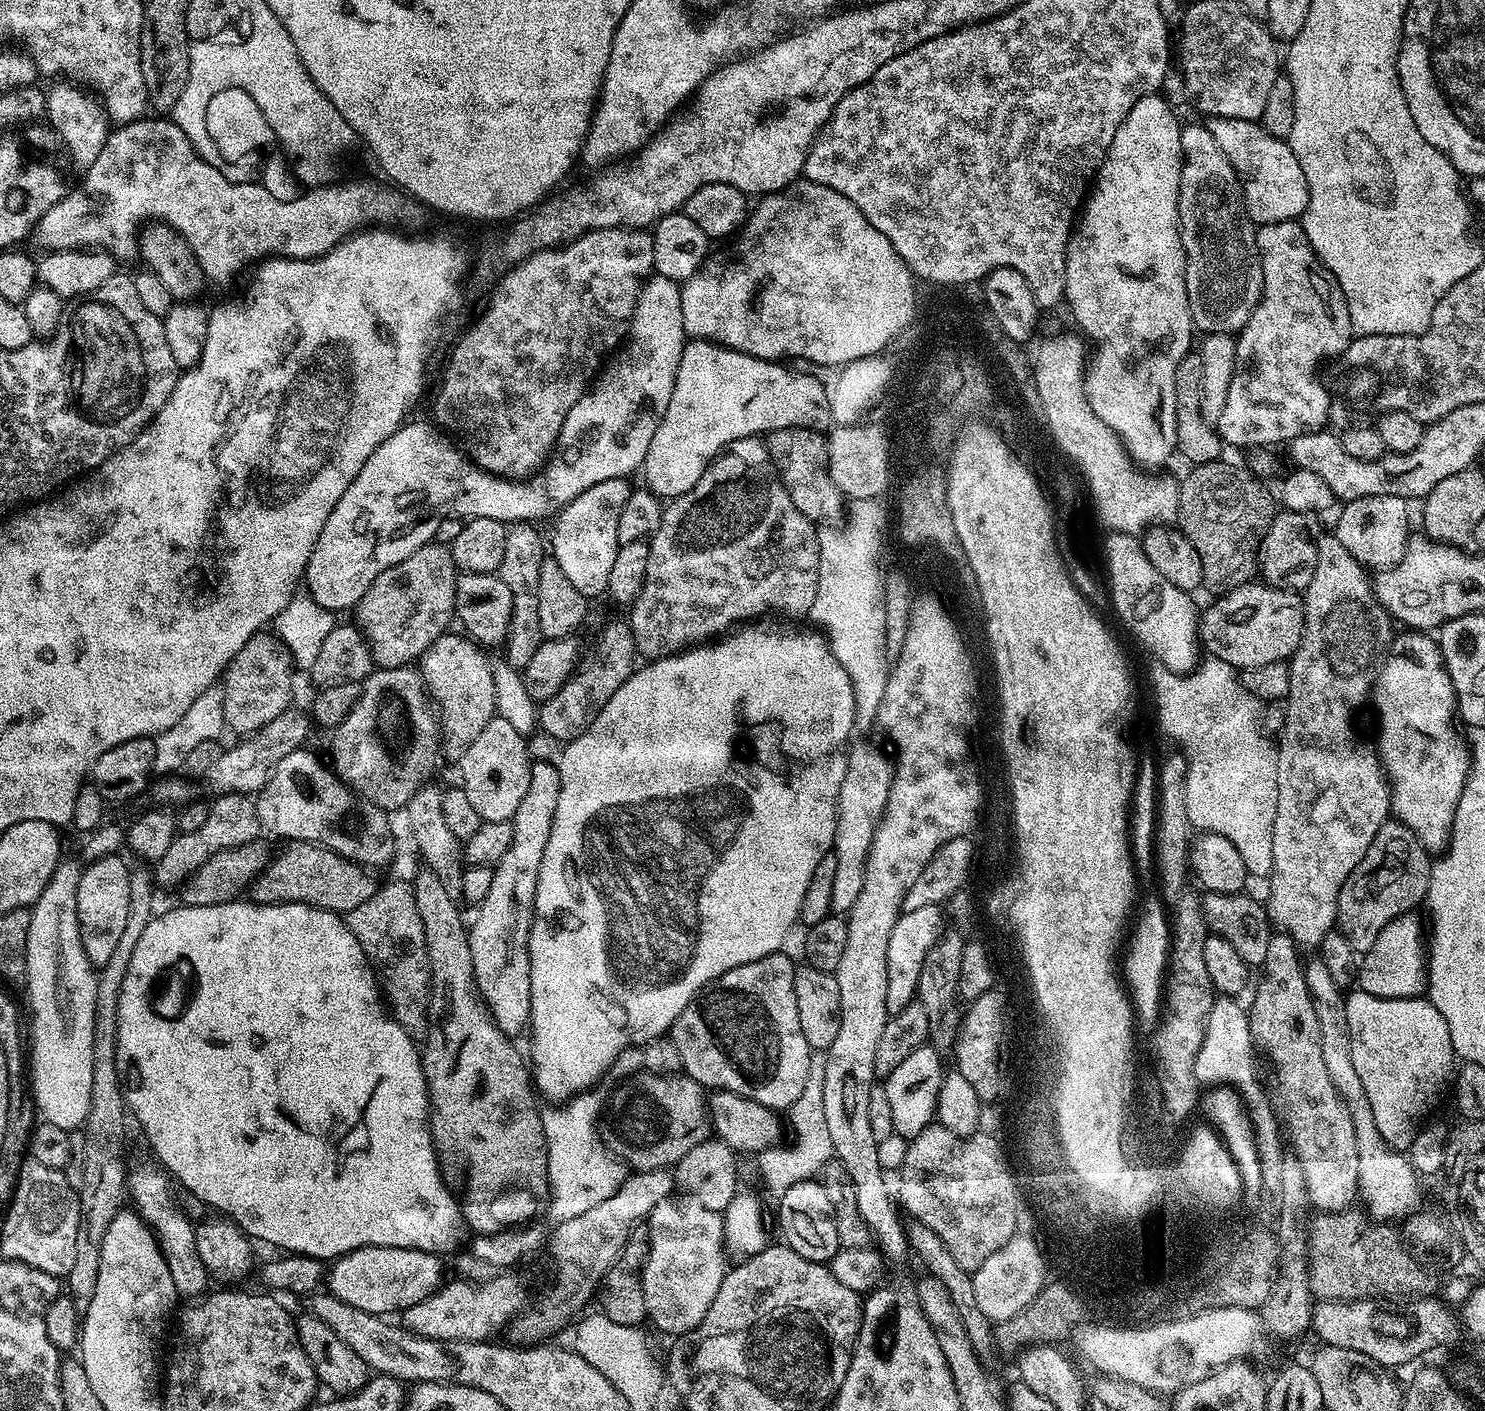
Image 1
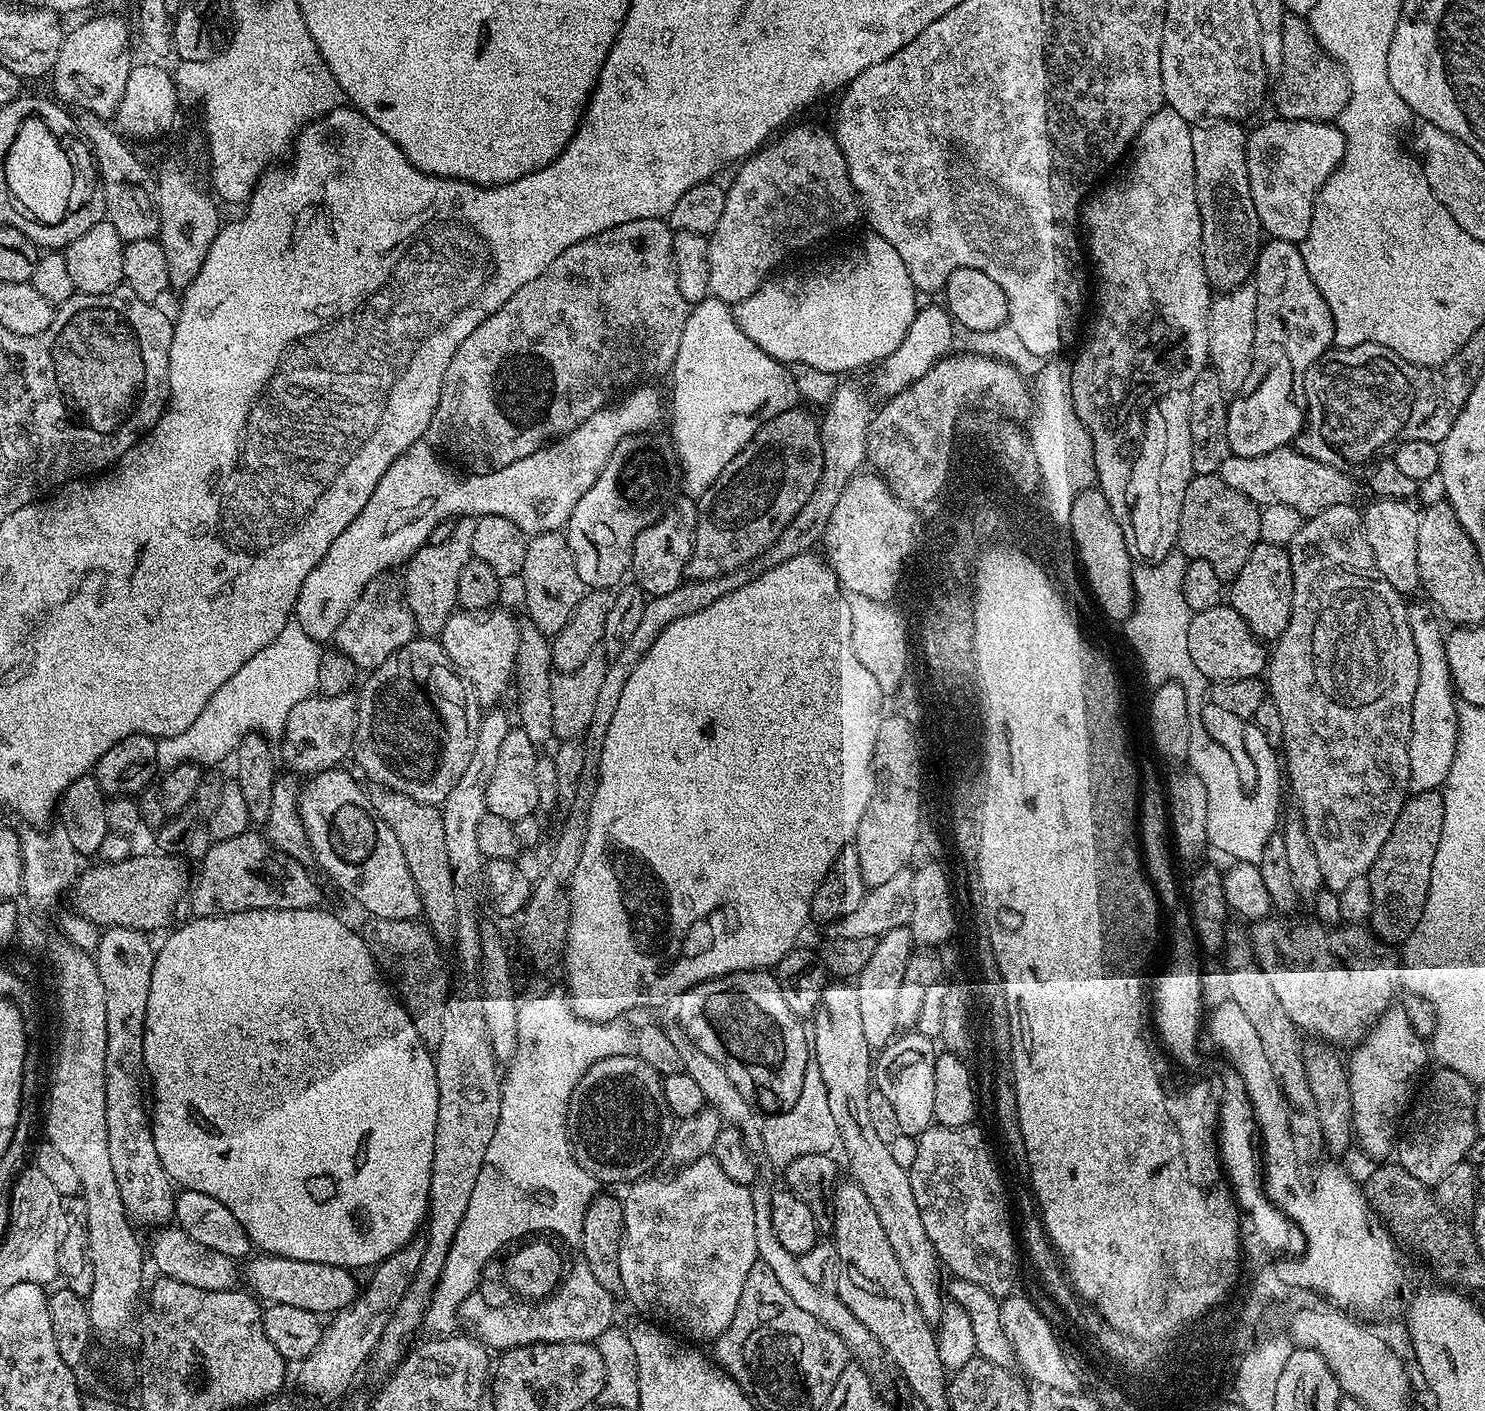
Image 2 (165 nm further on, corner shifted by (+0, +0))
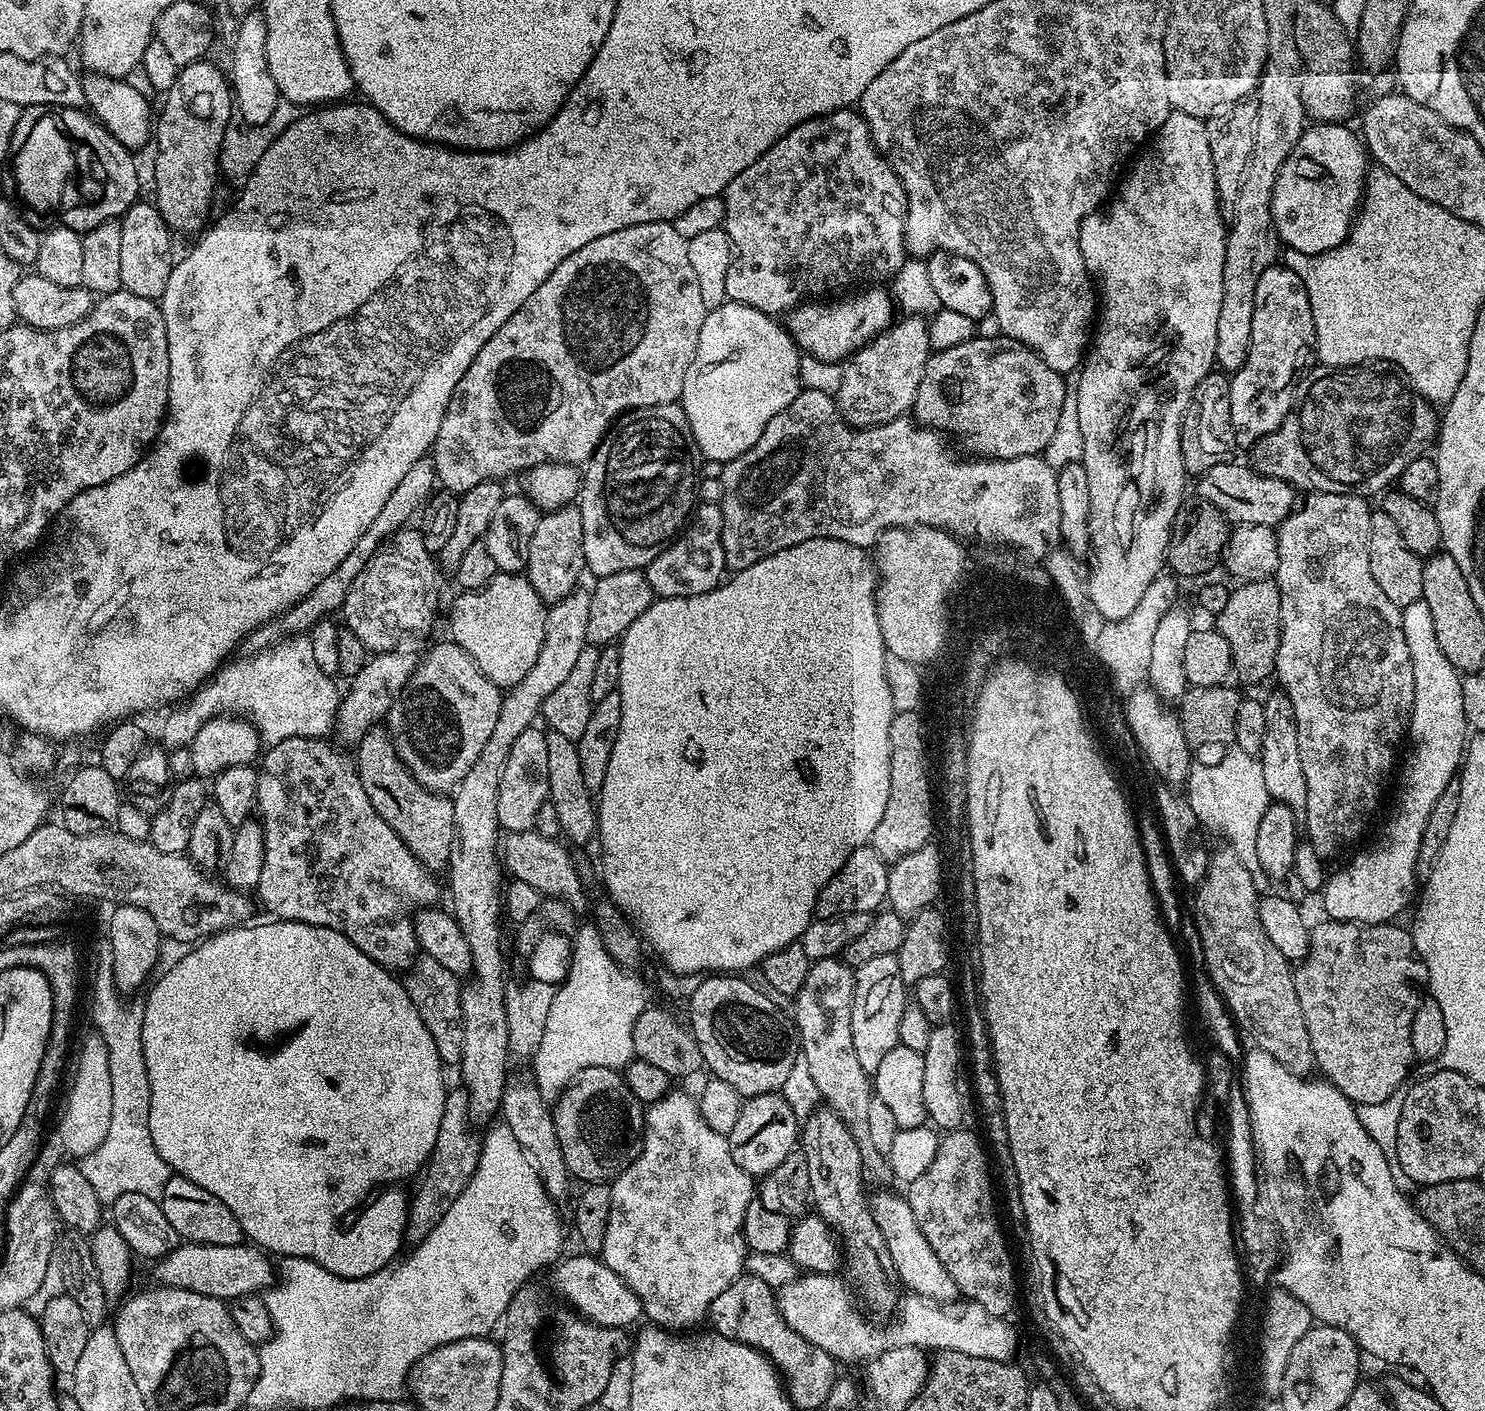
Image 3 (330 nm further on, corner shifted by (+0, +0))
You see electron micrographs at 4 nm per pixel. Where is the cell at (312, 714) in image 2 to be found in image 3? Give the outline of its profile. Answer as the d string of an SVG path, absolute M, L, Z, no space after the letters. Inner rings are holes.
M405 650L394 652L377 652L358 670L356 676L351 677L352 689L343 693L340 706L336 709L336 723L334 736L341 745L355 746L376 725L388 715L388 707L399 696L400 691L408 684L413 670L418 663L417 657L411 656Z

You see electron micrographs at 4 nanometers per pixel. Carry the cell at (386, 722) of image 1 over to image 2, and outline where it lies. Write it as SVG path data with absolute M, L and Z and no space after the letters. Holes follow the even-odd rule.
M413 638L409 644L402 646L394 654L390 654L390 658L386 658L386 662L382 662L382 666L371 669L367 676L368 681L365 684L363 681L359 685L356 696L356 729L352 739L351 755L354 760L356 756L357 766L369 776L372 784L386 786L398 794L414 798L414 802L443 805L446 794L450 794L450 790L454 790L454 782L458 782L458 778L462 778L462 770L466 770L466 765L470 763L470 757L474 755L474 746L478 742L482 706L478 702L476 692L470 686L470 682L453 668L452 663L448 661L448 655L444 652L444 647L436 638Z

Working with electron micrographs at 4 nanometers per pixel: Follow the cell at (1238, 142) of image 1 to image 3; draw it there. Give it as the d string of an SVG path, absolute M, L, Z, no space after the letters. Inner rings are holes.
M1316 122L1305 127L1278 170L1270 208L1281 245L1292 248L1293 253L1317 256L1334 250L1348 237L1358 215L1370 156L1363 139L1348 126L1344 122Z

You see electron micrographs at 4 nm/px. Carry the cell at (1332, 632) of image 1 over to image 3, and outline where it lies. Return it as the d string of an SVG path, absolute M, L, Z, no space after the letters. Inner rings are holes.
M1313 491L1308 501L1301 503L1278 526L1278 566L1275 582L1280 591L1282 602L1282 622L1280 623L1280 645L1276 655L1275 679L1280 679L1279 687L1290 698L1294 706L1294 718L1298 726L1298 754L1302 757L1302 774L1306 774L1306 810L1303 819L1308 826L1307 843L1318 850L1322 858L1329 858L1339 848L1348 848L1368 828L1376 807L1380 804L1380 787L1388 780L1392 772L1392 763L1396 760L1396 743L1405 739L1410 728L1412 707L1414 706L1414 666L1410 662L1410 650L1406 638L1402 638L1402 618L1398 606L1382 594L1382 586L1374 582L1370 574L1370 554L1368 553L1368 531L1373 509L1368 508L1369 501L1363 496L1347 496L1333 492Z

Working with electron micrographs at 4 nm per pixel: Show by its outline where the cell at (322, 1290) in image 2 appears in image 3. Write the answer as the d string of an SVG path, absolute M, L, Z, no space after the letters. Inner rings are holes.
M241 1242L234 1246L214 1246L213 1244L181 1243L168 1255L157 1259L156 1276L161 1285L170 1288L189 1288L198 1294L217 1296L219 1300L231 1302L239 1296L263 1294L273 1287L273 1257L264 1249Z

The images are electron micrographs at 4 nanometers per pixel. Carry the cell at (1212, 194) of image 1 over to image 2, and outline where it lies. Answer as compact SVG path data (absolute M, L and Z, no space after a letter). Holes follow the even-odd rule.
M1218 120L1215 122L1205 123L1203 126L1193 127L1192 141L1194 142L1194 178L1196 179L1196 197L1198 198L1198 210L1202 218L1202 259L1204 259L1204 269L1206 270L1206 278L1208 279L1209 288L1217 293L1229 292L1232 288L1237 288L1239 284L1249 283L1250 277L1253 275L1256 266L1256 256L1262 247L1262 229L1260 219L1258 218L1258 210L1254 210L1254 202L1250 194L1250 174L1246 166L1246 132L1239 123L1231 120Z

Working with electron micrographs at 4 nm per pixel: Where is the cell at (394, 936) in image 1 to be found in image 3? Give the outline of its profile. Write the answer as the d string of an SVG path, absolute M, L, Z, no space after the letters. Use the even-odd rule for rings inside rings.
M421 955L413 963L407 976L408 993L422 1022L426 1022L426 1030L430 1030L430 1038L434 1038L434 1046L438 1046L440 1063L445 1066L459 1065L464 1041L464 1019L460 1001L461 981L453 972L446 970L446 966L442 966L442 962L438 962L433 956L426 955Z

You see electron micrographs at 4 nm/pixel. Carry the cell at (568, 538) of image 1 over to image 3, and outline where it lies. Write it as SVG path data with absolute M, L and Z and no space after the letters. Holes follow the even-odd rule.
M679 403L626 412L609 427L607 436L600 441L595 454L583 469L578 497L584 562L587 571L593 572L593 577L647 568L660 549L685 527L694 512L692 499L696 496L696 460L698 453L690 422Z

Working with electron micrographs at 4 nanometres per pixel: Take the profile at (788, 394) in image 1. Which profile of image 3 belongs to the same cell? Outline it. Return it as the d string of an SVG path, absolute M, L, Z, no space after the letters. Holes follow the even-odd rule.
M726 302L722 306L711 309L702 322L702 334L698 334L698 346L694 358L688 367L688 373L682 386L679 403L690 422L692 437L696 443L696 451L708 460L727 462L738 458L758 438L762 438L762 430L766 430L766 422L774 418L774 414L782 414L794 398L802 391L800 382L800 357L802 355L792 335L783 323L775 324L773 317L767 312L760 312L745 304Z

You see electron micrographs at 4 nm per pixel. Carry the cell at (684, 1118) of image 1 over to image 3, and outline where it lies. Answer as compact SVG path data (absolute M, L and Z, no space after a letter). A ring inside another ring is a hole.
M615 1068L582 1070L556 1097L551 1109L562 1158L580 1182L611 1182L636 1161L644 1145L645 1105L628 1088Z

